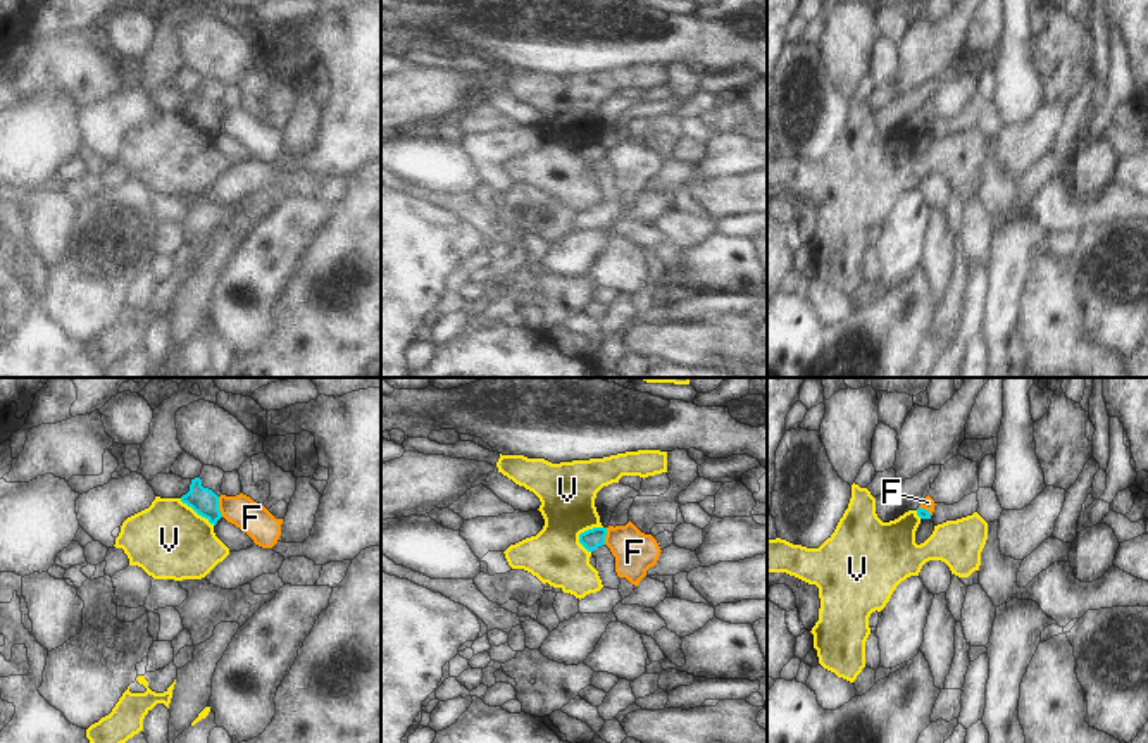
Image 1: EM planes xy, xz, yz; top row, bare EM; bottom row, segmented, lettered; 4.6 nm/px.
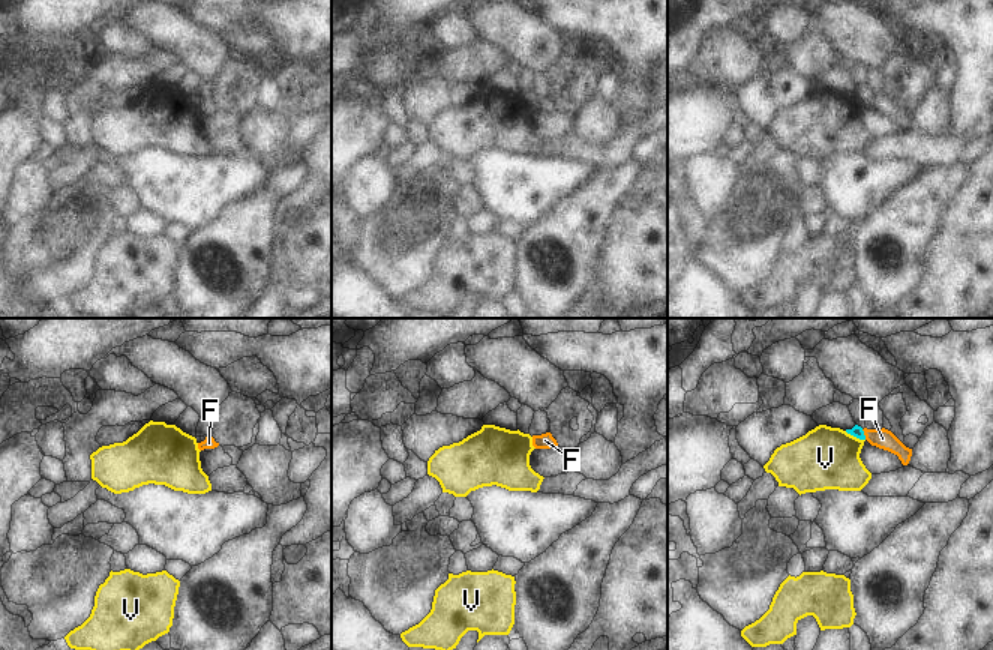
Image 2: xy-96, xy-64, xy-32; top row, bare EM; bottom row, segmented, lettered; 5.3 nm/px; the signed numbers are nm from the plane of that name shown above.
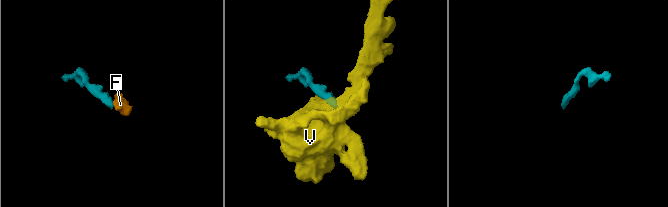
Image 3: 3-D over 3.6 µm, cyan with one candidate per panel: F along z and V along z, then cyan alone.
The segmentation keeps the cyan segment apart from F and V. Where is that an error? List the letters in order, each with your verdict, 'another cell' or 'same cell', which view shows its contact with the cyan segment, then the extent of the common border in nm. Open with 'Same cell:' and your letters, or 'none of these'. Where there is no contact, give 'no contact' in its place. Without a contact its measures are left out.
Same cell: none of these
F: another cell; contact in xy; length 100 nm
V: another cell; contact in xz; length 140 nm

